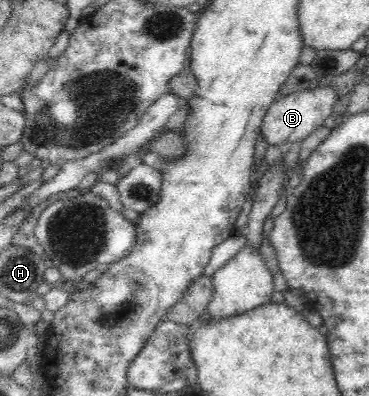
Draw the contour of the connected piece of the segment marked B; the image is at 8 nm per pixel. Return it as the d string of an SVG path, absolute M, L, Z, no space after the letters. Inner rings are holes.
M320 82L317 88L306 88L290 92L288 95L277 95L264 116L261 133L266 142L274 144L274 146L305 139L311 132L325 124L338 100L336 89L330 87L326 82Z

